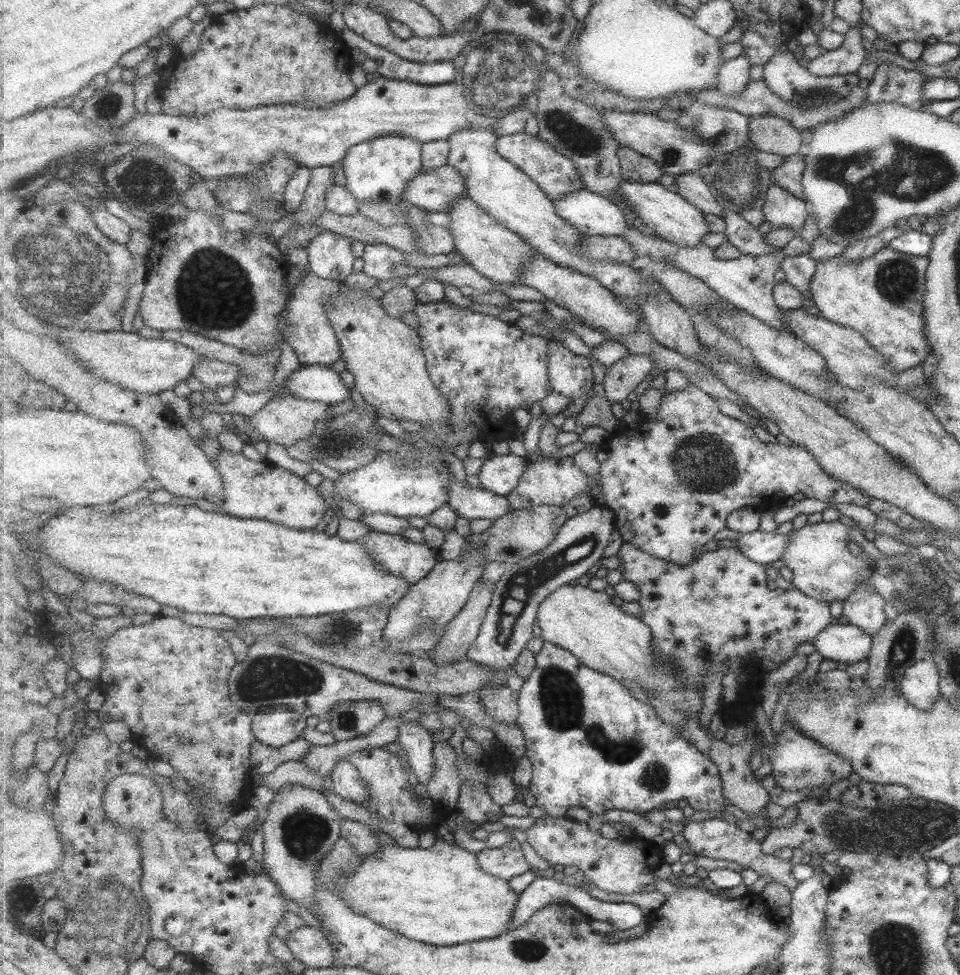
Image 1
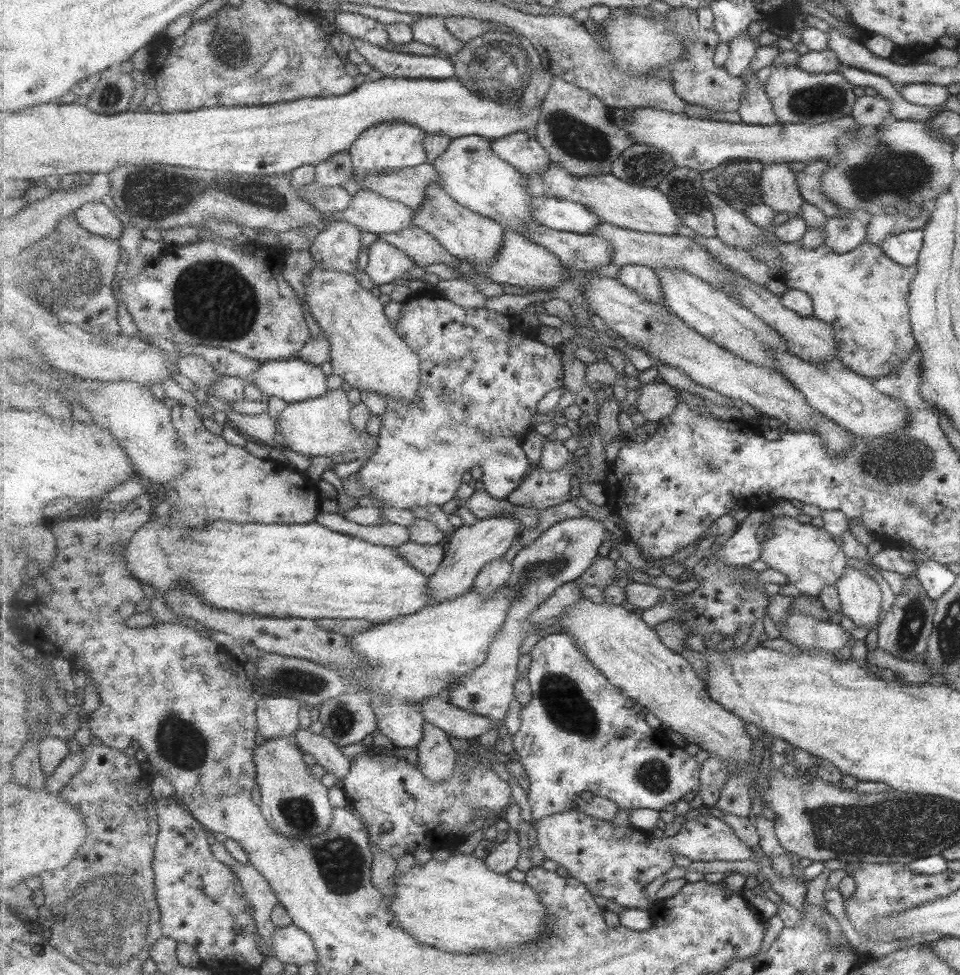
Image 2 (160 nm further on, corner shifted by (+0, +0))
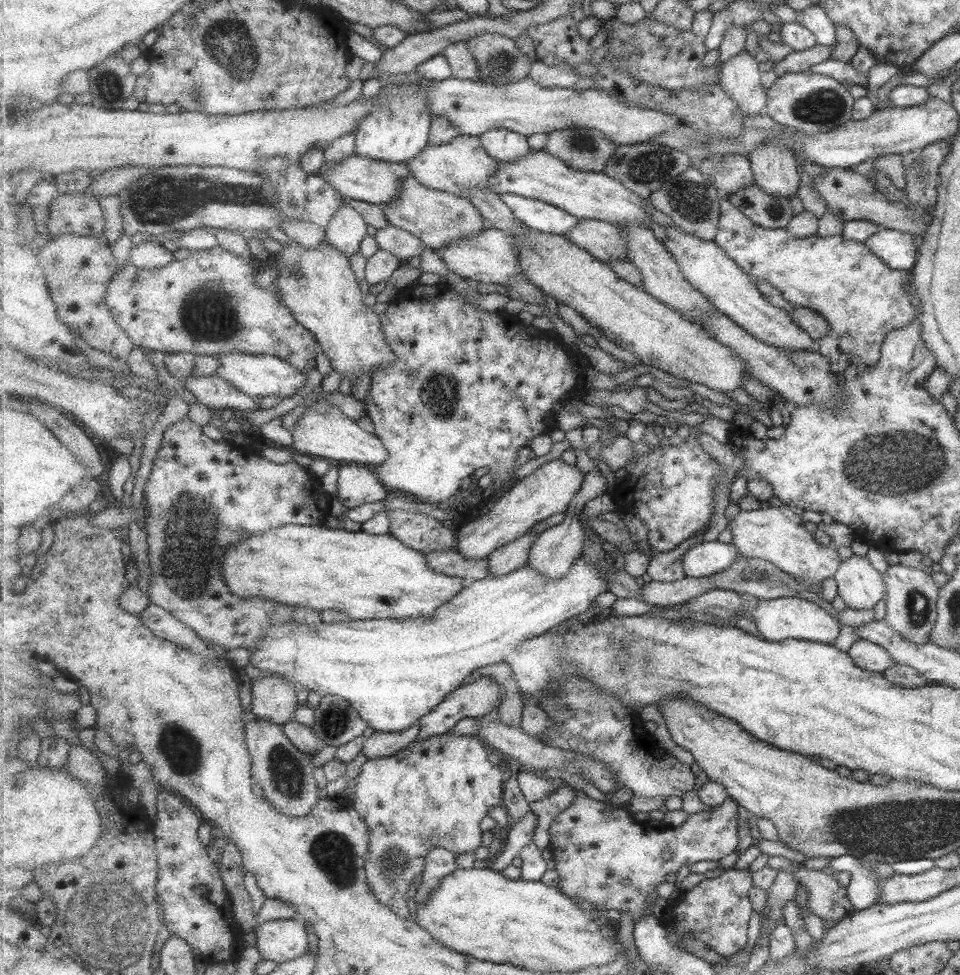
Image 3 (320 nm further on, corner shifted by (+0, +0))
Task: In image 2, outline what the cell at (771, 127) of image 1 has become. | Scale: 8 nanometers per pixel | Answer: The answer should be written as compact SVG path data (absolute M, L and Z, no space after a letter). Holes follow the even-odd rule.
M749 68L741 77L746 80L746 89L742 92L742 105L738 110L741 122L761 126L779 123L766 87L759 81L757 74Z

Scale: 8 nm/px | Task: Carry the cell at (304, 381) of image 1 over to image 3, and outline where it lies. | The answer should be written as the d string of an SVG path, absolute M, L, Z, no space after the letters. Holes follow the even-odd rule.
M233 350L229 354L217 355L217 359L221 366L215 375L225 379L237 391L251 397L281 395L284 398L293 396L299 388L304 386L307 379L307 375L299 373L291 363L277 356L243 354L243 352Z

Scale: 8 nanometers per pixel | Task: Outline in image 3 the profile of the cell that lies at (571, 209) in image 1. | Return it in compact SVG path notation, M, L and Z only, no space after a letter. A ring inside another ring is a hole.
M502 194L501 197L515 216L527 227L544 233L565 235L580 223L580 218L541 200L525 198L516 194Z

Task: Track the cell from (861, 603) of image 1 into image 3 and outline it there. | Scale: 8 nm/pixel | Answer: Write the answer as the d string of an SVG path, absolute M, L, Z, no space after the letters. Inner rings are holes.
M852 554L845 559L837 572L836 594L847 608L853 610L869 610L873 608L885 594L885 585L879 572L875 572L865 557Z

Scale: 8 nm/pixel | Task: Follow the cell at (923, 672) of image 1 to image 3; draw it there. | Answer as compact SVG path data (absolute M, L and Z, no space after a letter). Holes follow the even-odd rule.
M865 639L854 640L846 653L863 670L876 673L882 673L888 666L895 663L880 646Z

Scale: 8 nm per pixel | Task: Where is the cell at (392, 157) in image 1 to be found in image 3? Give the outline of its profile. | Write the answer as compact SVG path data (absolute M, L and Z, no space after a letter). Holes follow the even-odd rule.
M391 83L383 85L379 93L384 103L362 118L356 132L356 155L407 164L422 154L430 144L433 118L427 106L426 90L418 83Z

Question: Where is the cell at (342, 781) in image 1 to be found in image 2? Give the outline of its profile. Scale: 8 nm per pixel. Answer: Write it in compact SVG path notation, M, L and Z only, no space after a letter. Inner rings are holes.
M298 728L293 736L301 750L312 754L321 767L333 773L338 785L342 787L343 780L349 774L352 761L349 760L338 744L329 740L324 734L315 734L311 730Z

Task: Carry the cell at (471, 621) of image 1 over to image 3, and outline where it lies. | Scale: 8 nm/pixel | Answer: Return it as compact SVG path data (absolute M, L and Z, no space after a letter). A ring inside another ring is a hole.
M527 533L491 553L487 559L492 576L503 576L527 565L531 549L537 539L538 534Z

